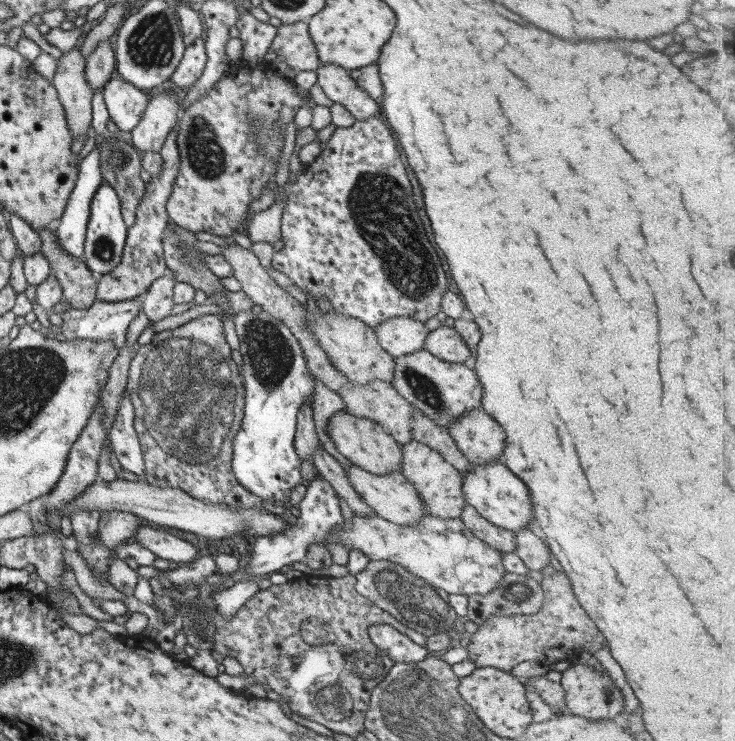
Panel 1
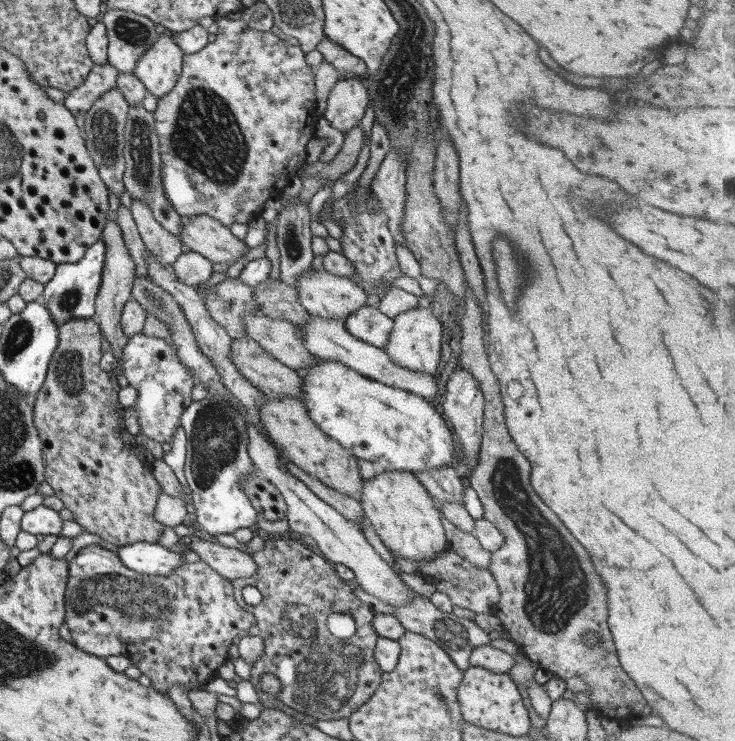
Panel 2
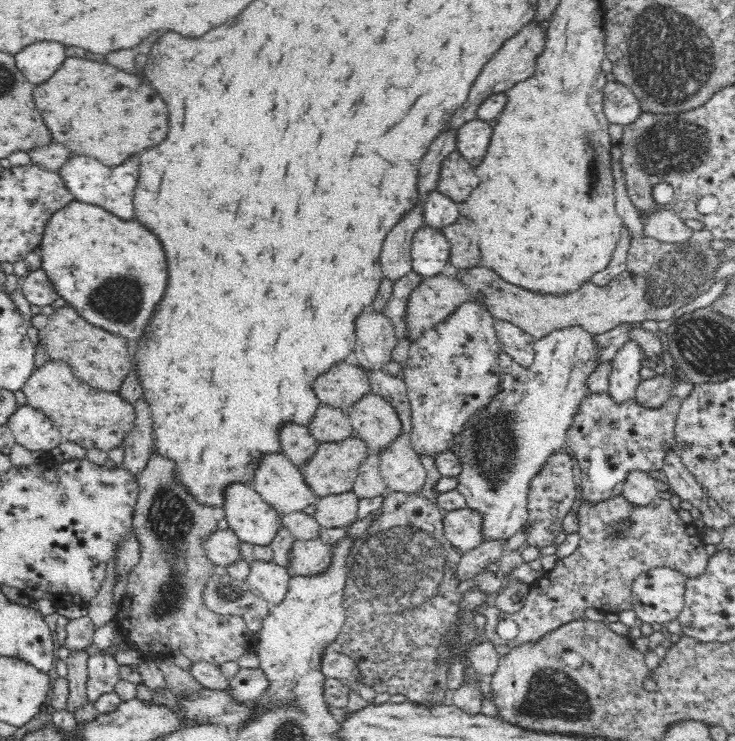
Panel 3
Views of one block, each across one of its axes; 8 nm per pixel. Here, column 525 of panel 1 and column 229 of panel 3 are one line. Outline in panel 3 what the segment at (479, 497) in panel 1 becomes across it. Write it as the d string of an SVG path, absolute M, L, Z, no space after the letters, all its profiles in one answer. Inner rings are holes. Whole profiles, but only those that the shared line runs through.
M230 484L224 510L230 529L242 543L271 547L284 528L282 513L264 501L253 487Z

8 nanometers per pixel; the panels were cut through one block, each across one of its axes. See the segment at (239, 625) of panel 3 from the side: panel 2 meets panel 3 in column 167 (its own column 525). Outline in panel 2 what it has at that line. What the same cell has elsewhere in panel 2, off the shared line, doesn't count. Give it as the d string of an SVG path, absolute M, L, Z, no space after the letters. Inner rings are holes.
M463 278L463 298L465 301L465 311L460 320L461 326L461 352L459 368L469 370L473 378L479 383L479 390L483 396L482 410L482 434L479 442L479 452L477 454L477 464L472 468L466 477L468 484L478 496L482 506L482 519L487 520L497 528L503 536L503 543L492 553L488 570L493 576L495 585L499 592L498 602L495 603L497 612L491 612L497 616L503 629L510 634L513 643L518 647L519 654L528 659L537 667L553 672L559 679L581 678L587 685L584 695L590 702L592 709L597 710L600 715L616 721L629 721L630 719L648 715L651 708L642 697L640 690L635 683L620 668L612 636L610 635L607 623L607 608L605 608L605 584L601 578L595 574L595 568L589 560L589 554L585 548L579 546L579 542L567 532L567 528L562 526L561 520L533 490L529 482L529 463L527 459L517 450L515 443L509 436L507 425L505 425L505 415L503 415L503 401L500 397L500 386L496 376L489 368L486 349L483 347L481 328L481 310L478 301L473 298L471 288L467 280ZM591 632L597 636L597 643L585 643L583 636Z

